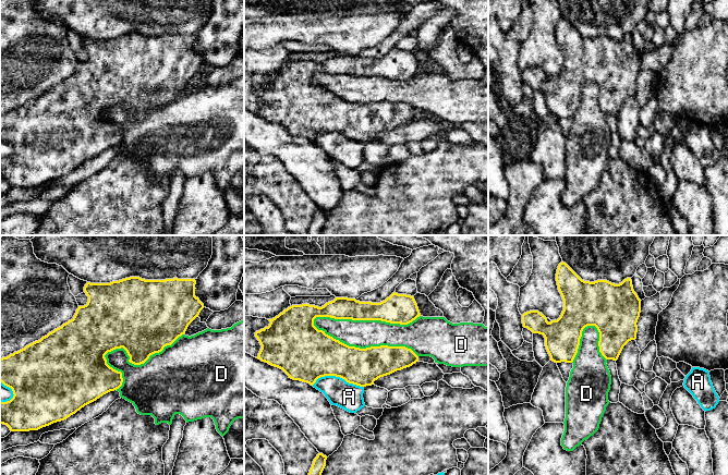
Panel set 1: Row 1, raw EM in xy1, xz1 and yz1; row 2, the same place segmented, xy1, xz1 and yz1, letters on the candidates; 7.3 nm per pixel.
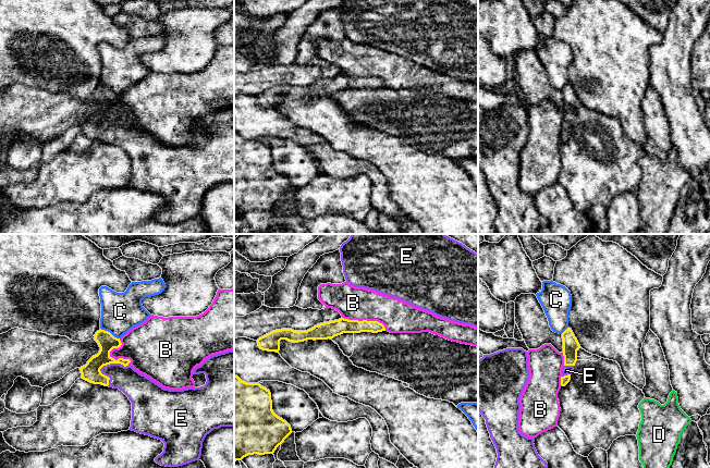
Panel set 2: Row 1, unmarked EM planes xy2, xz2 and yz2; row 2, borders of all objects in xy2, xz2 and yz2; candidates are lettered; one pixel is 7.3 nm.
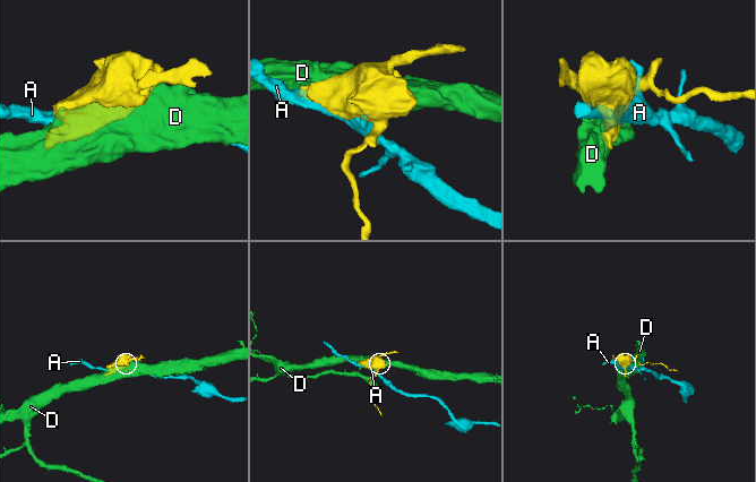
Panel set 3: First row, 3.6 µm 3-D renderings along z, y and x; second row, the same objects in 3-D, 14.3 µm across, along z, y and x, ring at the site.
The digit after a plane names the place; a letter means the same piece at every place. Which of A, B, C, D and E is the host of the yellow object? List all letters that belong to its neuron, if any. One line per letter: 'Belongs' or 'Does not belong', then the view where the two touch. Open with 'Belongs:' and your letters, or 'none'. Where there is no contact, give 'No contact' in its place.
Belongs: E
A: Does not belong. Touches yellow in xz1
B: Does not belong. Touches yellow in xy2
C: Does not belong. Touches yellow in xy2
D: Does not belong. Touches yellow in xz1
E: Belongs. Touches yellow in xy2

